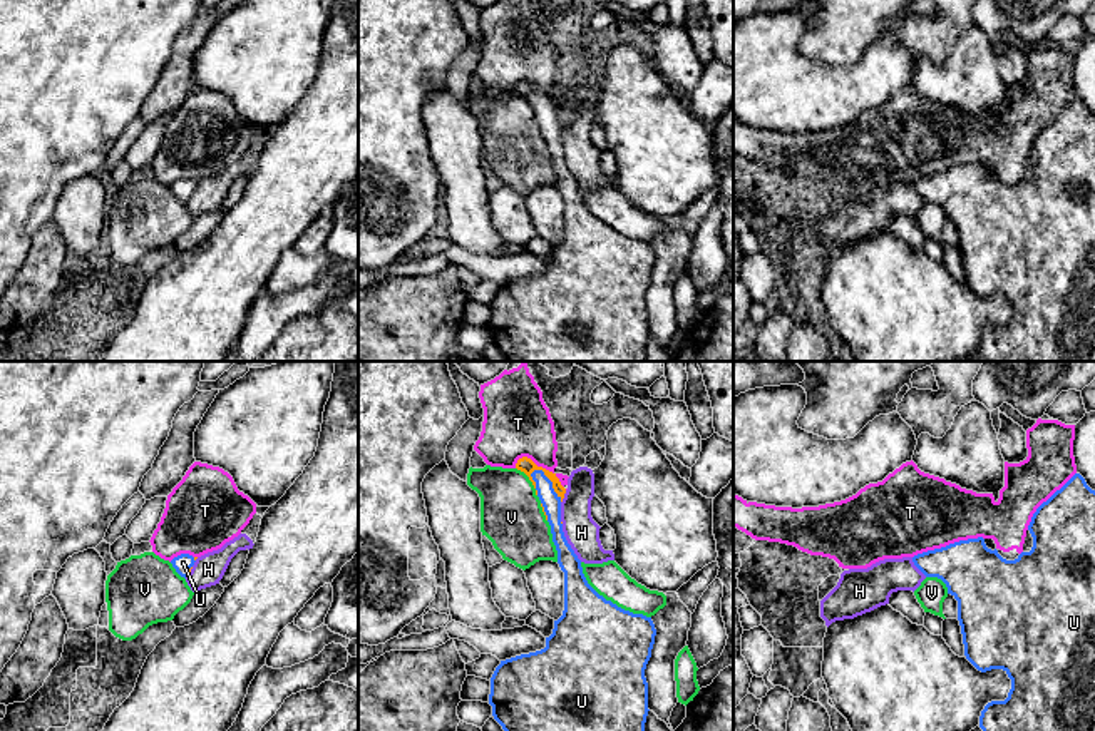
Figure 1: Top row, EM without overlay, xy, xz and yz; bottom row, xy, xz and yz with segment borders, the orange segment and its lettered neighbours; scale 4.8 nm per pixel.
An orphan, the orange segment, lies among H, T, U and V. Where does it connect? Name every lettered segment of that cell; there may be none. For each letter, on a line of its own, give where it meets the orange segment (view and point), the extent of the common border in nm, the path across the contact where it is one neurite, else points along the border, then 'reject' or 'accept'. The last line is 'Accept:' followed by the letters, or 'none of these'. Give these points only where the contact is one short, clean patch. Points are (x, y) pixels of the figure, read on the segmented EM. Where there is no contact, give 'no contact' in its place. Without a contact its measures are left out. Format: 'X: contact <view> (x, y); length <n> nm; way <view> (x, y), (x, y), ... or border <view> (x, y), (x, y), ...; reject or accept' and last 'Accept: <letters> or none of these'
H: contact xz (563, 497); length 70 nm; border xz (566, 490), (561, 502); reject
T: contact xz (541, 467); length 280 nm; reject
U: contact xz (551, 480); length 200 nm; accept
V: contact xz (529, 479); length 170 nm; reject
Accept: U

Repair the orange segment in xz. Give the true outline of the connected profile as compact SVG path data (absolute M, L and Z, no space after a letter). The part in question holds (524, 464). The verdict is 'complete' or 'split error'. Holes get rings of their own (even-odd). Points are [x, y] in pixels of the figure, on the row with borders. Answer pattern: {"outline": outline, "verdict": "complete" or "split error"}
{"outline": "M527 457L519 458L516 468L532 482L551 525L558 564L564 572L564 611L554 621L544 649L501 661L496 667L489 694L492 716L504 731L645 731L650 711L645 669L655 644L655 624L651 617L606 601L588 584L581 560L563 532L566 488L556 473Z", "verdict": "split error"}

